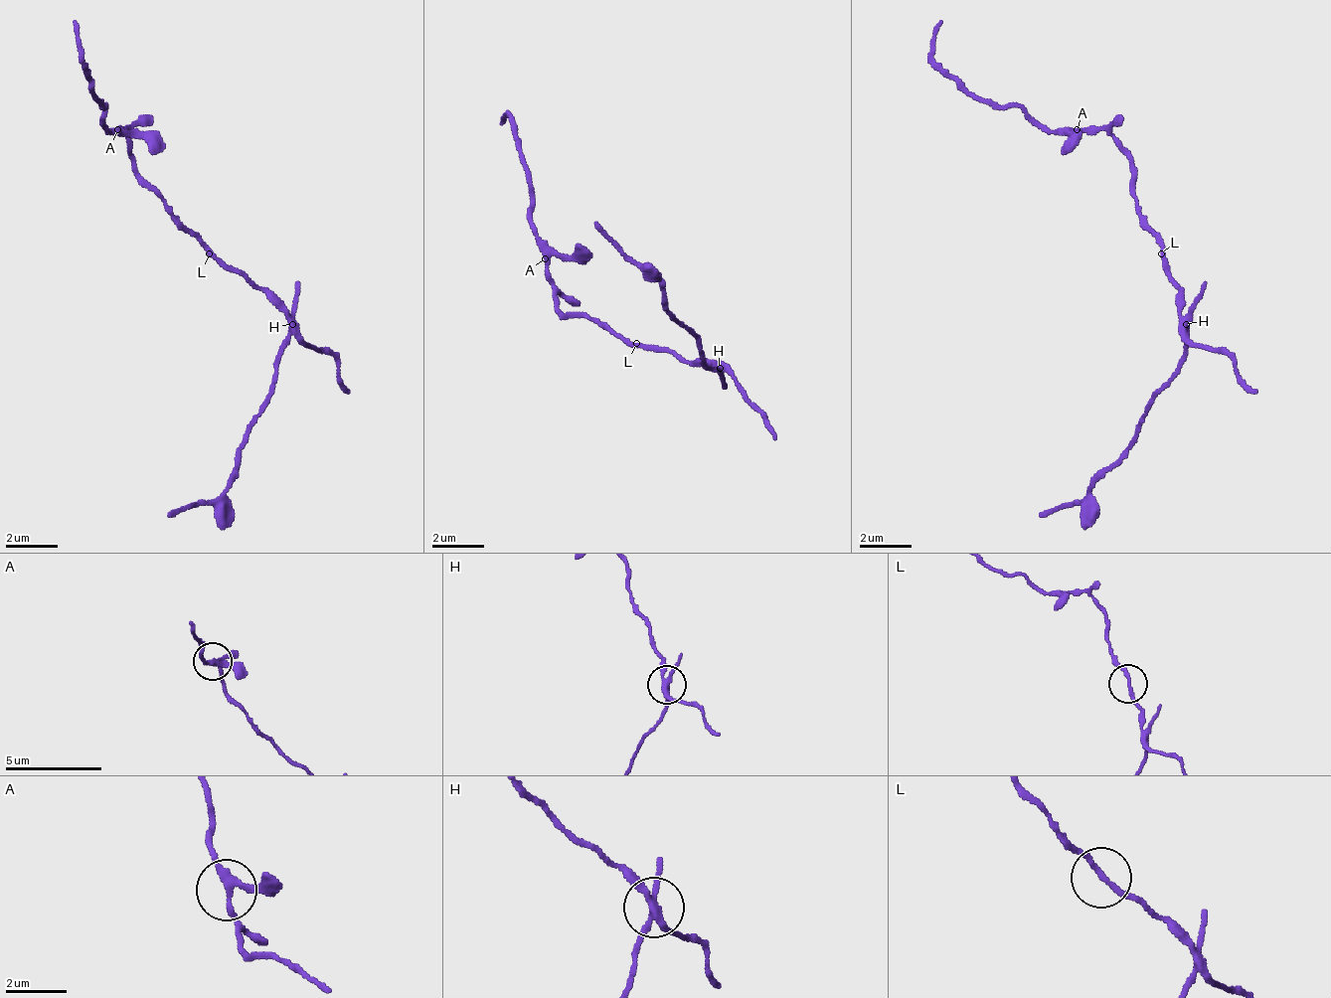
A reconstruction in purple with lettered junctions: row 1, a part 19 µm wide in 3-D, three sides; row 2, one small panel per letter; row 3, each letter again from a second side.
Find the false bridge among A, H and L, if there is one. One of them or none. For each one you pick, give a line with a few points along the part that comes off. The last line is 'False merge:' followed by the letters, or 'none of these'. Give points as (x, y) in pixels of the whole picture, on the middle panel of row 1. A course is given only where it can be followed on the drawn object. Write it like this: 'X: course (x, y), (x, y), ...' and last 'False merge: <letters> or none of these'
H: course (721, 370), (702, 363), (662, 284), (596, 220)
False merge: H

